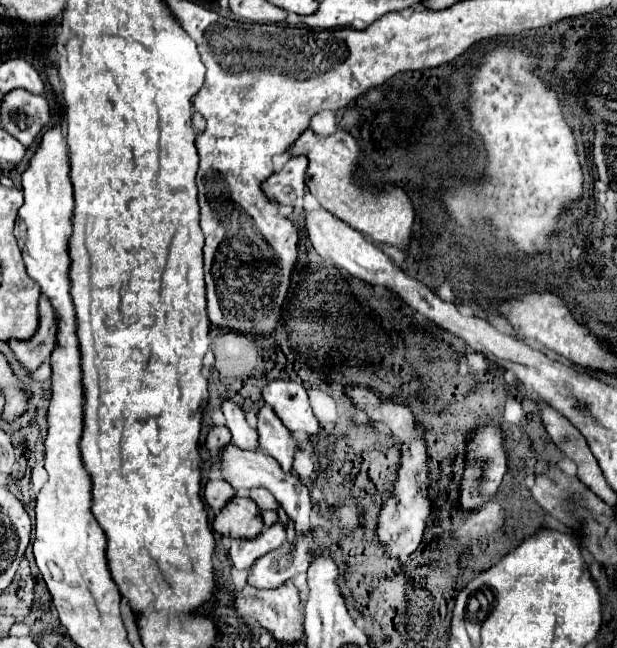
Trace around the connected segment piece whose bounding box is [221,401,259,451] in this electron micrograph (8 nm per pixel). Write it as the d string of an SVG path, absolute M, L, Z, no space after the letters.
M225 401L223 407L221 407L225 419L227 419L227 427L233 435L233 445L237 445L239 449L257 449L259 447L259 435L255 429L251 429L245 421L245 415L243 411L231 403L231 401Z

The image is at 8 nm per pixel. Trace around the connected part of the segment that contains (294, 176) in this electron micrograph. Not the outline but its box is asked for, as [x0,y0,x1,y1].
[263,157,307,209]

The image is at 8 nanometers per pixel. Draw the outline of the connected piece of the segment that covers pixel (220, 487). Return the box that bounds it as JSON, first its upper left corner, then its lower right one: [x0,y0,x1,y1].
[205,481,235,511]

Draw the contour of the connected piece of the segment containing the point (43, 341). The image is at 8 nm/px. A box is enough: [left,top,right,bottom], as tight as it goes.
[9,295,57,371]

